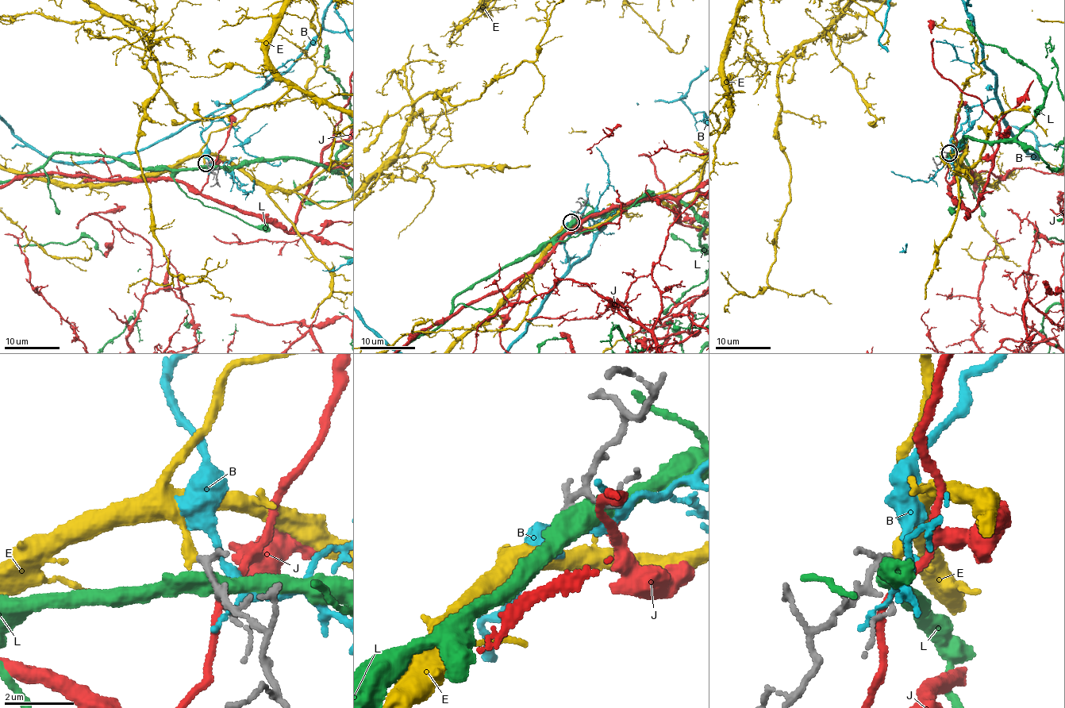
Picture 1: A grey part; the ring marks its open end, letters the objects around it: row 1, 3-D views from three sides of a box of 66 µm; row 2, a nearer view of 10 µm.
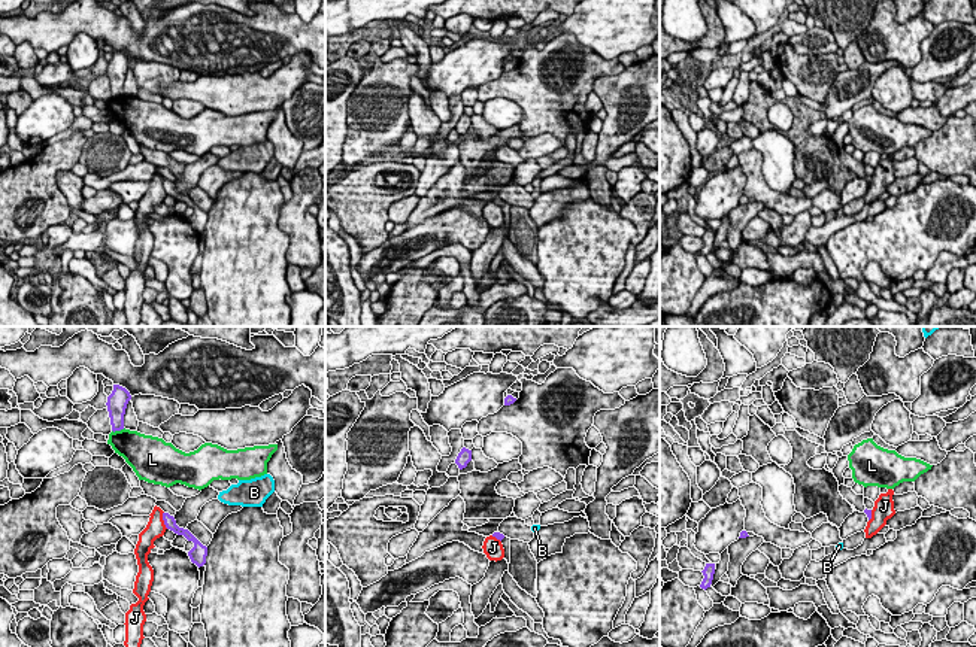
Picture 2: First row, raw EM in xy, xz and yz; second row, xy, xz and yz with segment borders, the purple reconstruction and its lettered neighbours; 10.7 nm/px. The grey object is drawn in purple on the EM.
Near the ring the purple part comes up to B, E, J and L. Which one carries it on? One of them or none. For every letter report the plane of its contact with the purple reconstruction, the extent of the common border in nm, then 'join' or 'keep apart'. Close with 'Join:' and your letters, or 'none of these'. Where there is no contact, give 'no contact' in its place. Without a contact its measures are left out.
B: no contact; keep apart
E: no contact; join
J: meets purple in xy; contact 200 nm long; keep apart
L: meets purple in xy; contact 150 nm long; keep apart
Join: E

